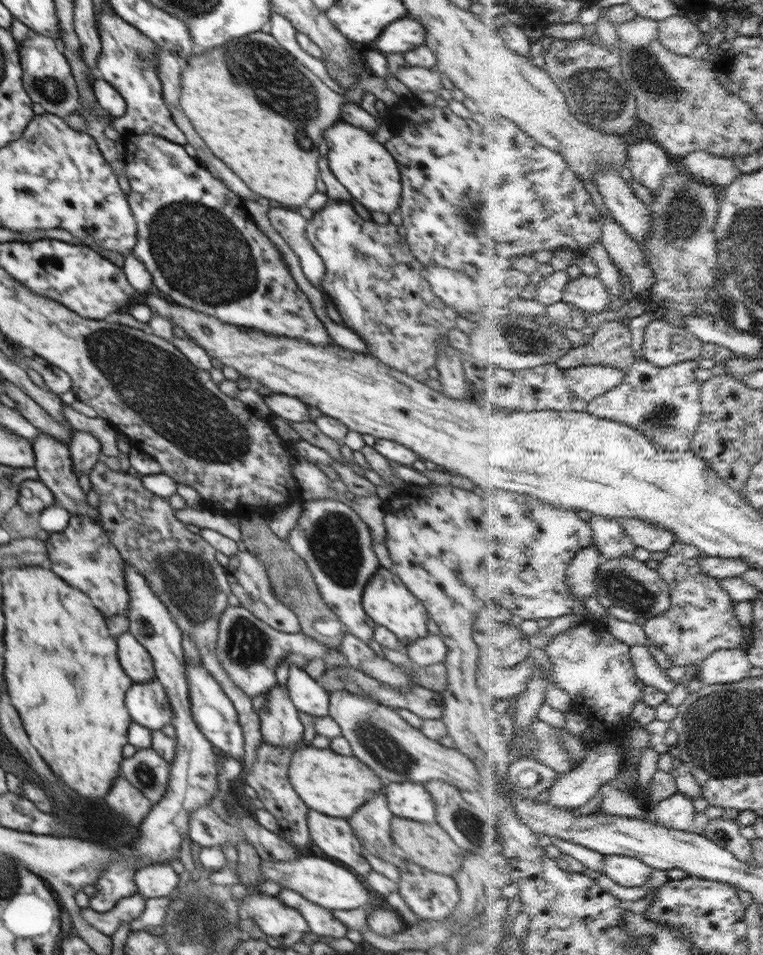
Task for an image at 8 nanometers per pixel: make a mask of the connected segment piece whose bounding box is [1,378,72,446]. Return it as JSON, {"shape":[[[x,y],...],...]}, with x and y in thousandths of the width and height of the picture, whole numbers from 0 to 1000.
{"shape":[[[1,398],[5,410],[21,421],[25,432],[50,450],[79,460],[90,467],[94,454],[85,446],[73,442],[48,421],[45,421],[25,404],[17,400]]]}

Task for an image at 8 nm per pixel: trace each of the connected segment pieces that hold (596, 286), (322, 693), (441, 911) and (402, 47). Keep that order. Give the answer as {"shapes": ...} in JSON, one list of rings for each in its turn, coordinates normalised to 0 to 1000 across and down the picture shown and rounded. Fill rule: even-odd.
{"shapes":[[[[761,288],[750,292],[740,306],[740,314],[756,319],[768,329],[799,325],[805,310],[786,289]]],[[[380,695],[376,723],[392,746],[401,746],[410,751],[430,749],[433,736],[430,724],[419,720],[398,701]]],[[[532,901],[520,904],[520,908],[524,916],[522,934],[549,963],[579,964],[590,959],[604,939],[599,924],[591,916],[577,915]]],[[[541,19],[512,23],[491,42],[498,55],[531,55],[557,46],[557,29]]]]}

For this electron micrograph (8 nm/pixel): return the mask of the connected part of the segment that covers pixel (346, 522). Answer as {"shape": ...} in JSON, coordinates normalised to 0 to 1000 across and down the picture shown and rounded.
{"shape":[[[414,523],[397,525],[394,531],[394,539],[379,557],[376,568],[404,592],[423,629],[451,652],[455,662],[481,673],[489,669],[493,653],[474,637],[474,623],[486,604],[498,595],[482,550],[457,526]]]}

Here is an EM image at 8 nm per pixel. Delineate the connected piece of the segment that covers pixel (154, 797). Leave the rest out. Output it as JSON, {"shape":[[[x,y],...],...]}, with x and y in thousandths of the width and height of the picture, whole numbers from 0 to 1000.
{"shape":[[[183,783],[169,794],[163,795],[160,813],[204,842],[212,838],[221,822],[224,801],[202,784]]]}

